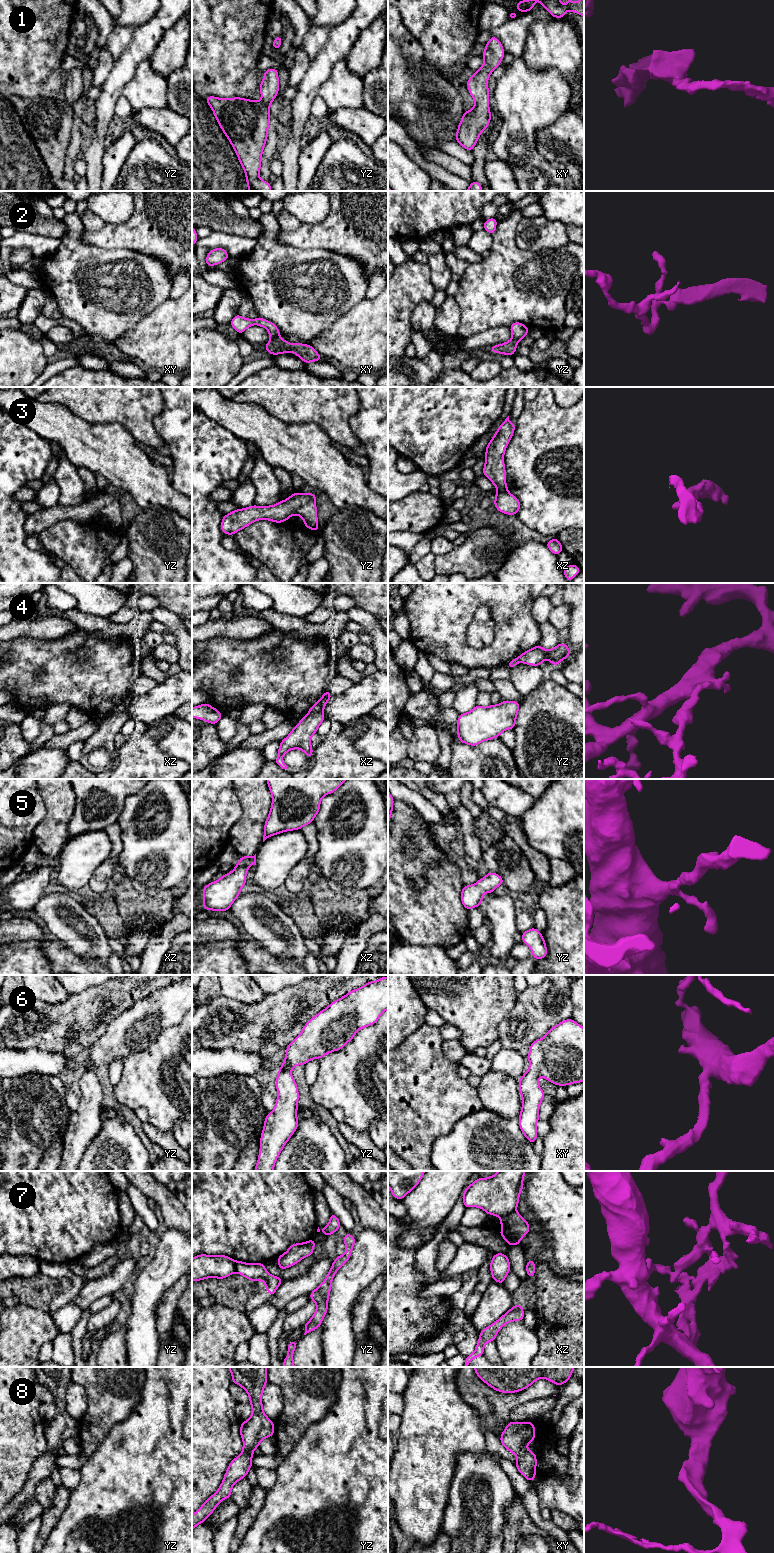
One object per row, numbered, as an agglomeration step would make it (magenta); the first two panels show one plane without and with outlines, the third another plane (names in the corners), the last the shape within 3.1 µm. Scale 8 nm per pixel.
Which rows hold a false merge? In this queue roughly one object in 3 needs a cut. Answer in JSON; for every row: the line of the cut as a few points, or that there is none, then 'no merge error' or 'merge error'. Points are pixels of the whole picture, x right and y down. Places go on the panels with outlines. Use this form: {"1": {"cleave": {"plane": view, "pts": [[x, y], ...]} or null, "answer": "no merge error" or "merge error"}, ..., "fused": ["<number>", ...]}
{"1": {"cleave": null, "answer": "no merge error"}, "2": {"cleave": {"plane": "xy", "pts": [[278, 337], [270, 340]]}, "answer": "merge error"}, "3": {"cleave": null, "answer": "no merge error"}, "4": {"cleave": {"plane": "xz", "pts": [[322, 711], [308, 713]]}, "answer": "merge error"}, "5": {"cleave": null, "answer": "no merge error"}, "6": {"cleave": null, "answer": "no merge error"}, "7": {"cleave": {"plane": "xz", "pts": [[515, 1210], [500, 1218]]}, "answer": "merge error"}, "8": {"cleave": null, "answer": "no merge error"}, "fused": ["2", "4", "7"]}

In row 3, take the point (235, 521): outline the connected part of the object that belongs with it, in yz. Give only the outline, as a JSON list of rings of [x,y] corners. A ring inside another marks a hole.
[[[315,492],[311,494],[293,493],[286,500],[271,506],[252,505],[237,509],[224,515],[220,529],[226,535],[234,535],[257,520],[282,523],[289,520],[292,515],[299,515],[306,528],[319,531]]]

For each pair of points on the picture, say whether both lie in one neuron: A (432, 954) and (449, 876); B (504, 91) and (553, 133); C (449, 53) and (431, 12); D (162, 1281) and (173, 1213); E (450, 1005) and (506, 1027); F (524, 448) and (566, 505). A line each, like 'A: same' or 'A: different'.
A: different
B: different
C: same
D: different
E: different
F: same

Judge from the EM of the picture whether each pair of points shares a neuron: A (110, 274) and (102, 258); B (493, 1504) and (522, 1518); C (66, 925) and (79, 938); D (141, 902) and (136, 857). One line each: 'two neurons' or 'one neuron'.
A: one neuron
B: two neurons
C: one neuron
D: two neurons

